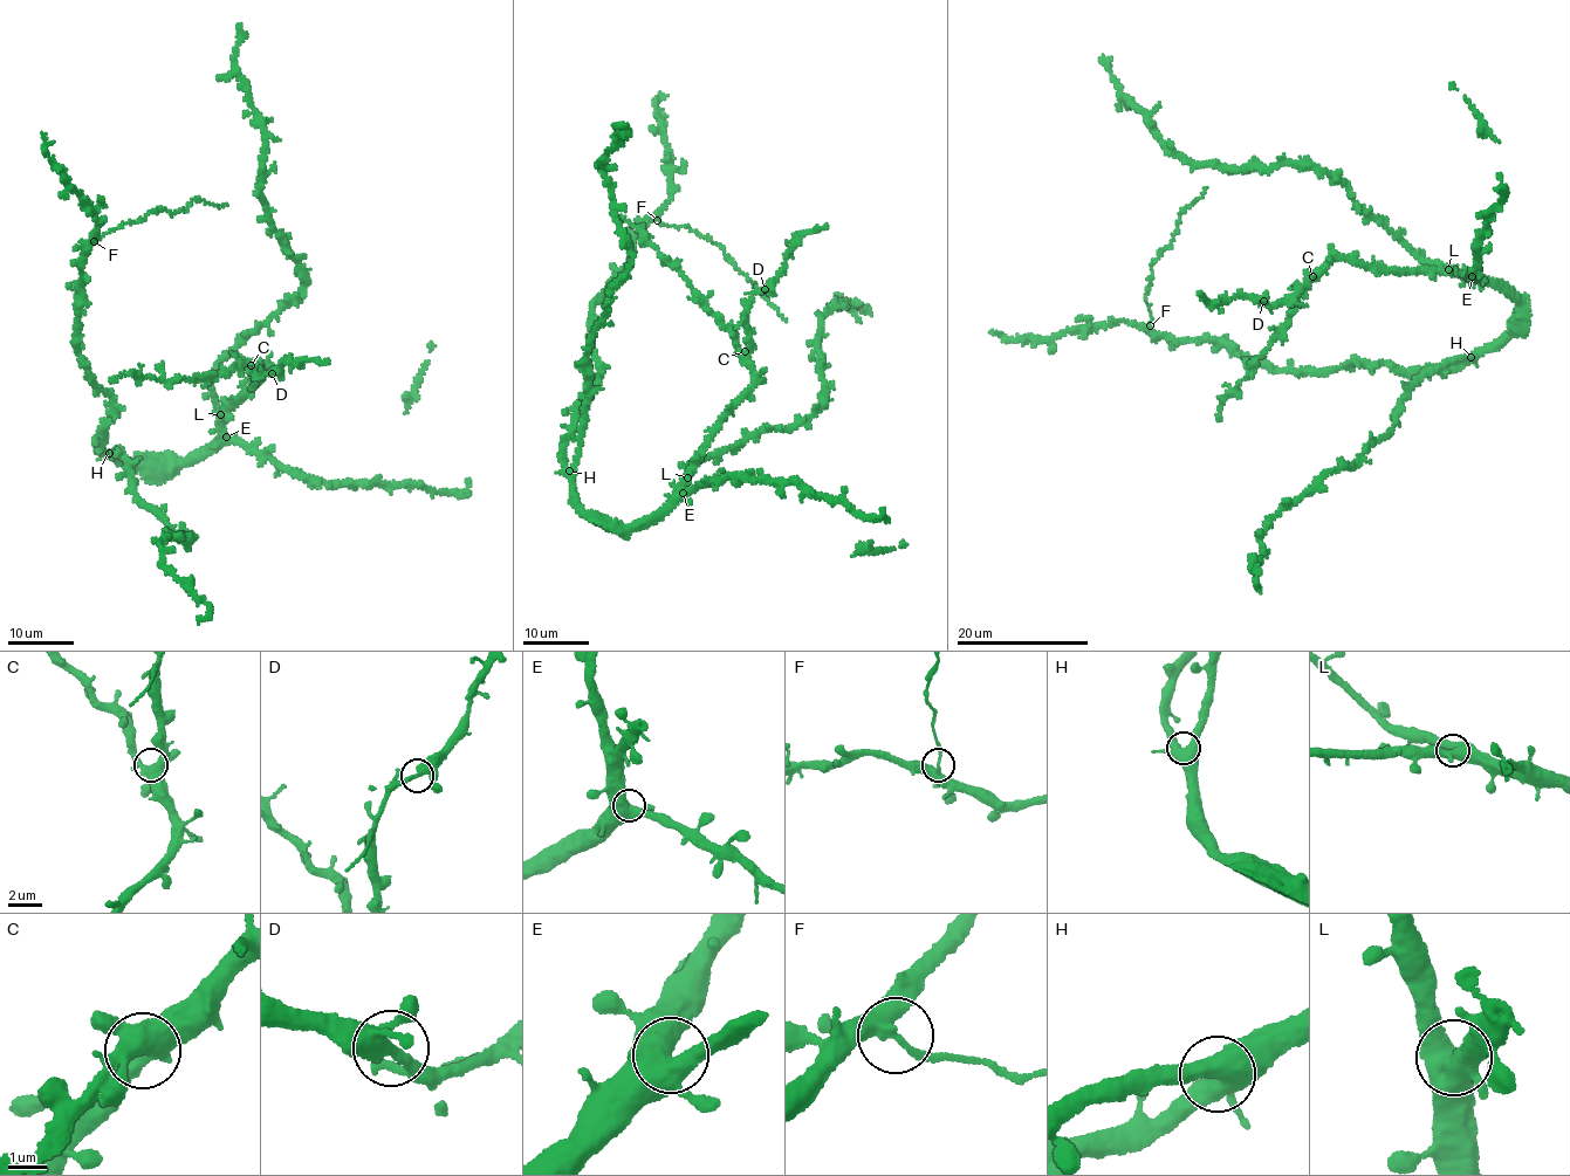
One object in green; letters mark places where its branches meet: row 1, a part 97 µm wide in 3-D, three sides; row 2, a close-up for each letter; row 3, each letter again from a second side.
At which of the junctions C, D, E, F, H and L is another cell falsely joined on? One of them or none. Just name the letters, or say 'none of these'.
F

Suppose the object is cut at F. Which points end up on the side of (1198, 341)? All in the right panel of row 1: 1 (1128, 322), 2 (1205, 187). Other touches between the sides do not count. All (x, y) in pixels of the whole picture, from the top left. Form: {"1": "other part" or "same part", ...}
{"1": "same part", "2": "other part"}

